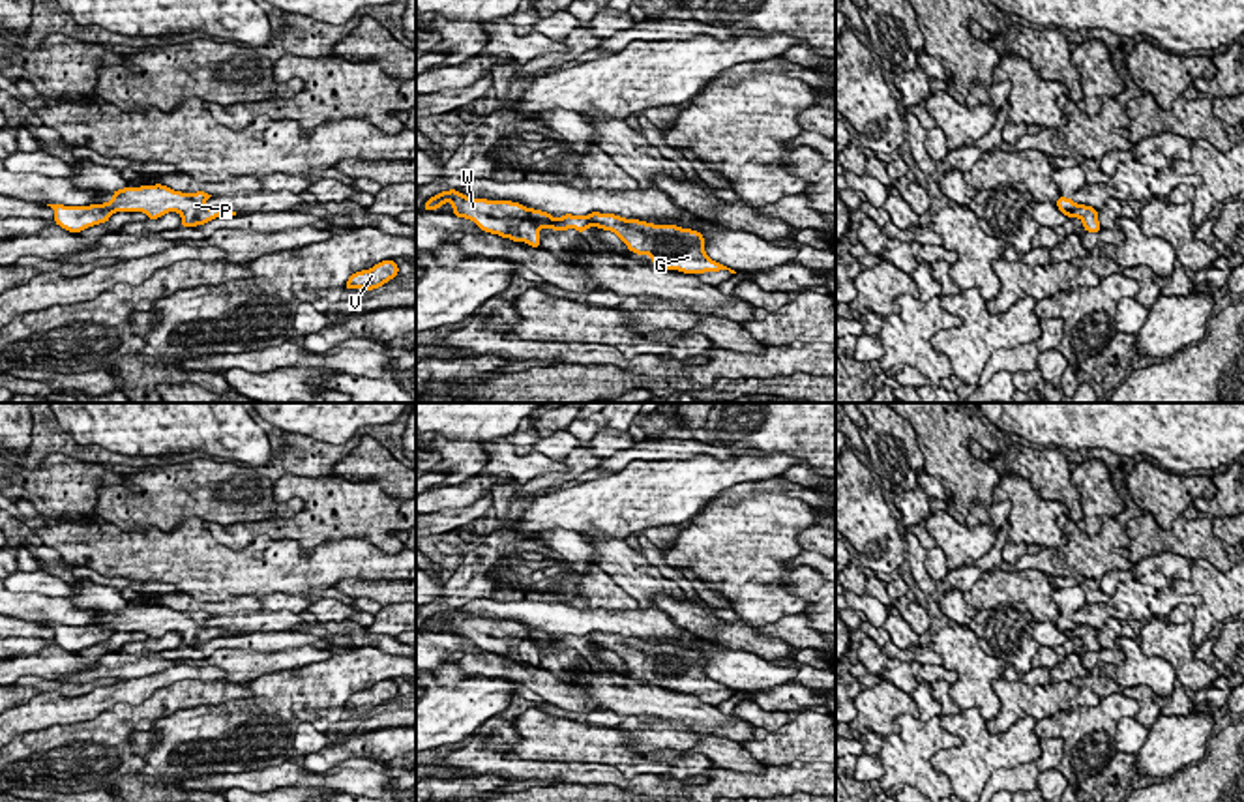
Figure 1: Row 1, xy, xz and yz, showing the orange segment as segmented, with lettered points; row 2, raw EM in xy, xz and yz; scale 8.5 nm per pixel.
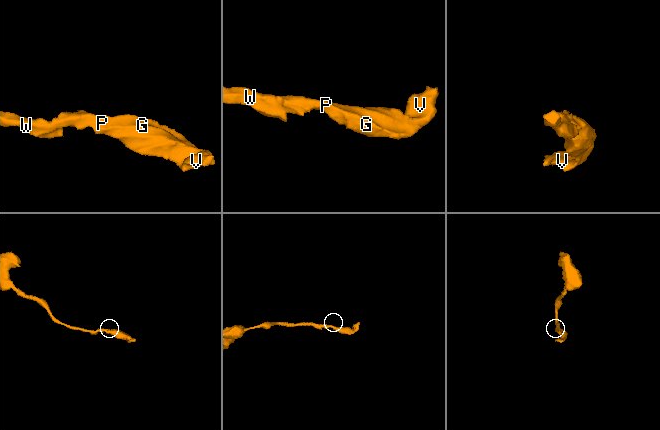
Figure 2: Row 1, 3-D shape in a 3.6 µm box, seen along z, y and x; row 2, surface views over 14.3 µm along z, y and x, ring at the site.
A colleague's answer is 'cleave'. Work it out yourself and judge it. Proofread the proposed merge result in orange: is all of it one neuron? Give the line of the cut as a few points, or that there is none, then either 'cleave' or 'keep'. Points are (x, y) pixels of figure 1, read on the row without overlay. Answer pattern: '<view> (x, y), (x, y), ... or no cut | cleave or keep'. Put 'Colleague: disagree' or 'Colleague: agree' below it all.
xz (525, 628), (538, 647) | cleave
Colleague: agree

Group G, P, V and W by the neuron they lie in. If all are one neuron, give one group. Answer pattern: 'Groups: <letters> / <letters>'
Groups: G P V / W

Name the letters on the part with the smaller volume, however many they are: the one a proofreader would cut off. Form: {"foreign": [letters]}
{"foreign": ["G", "P", "V"]}

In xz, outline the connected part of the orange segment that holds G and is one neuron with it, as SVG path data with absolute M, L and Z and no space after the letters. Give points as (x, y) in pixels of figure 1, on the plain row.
M526 628L528 639L538 648L585 652L588 646L598 646L615 652L629 671L637 675L650 675L652 684L665 690L678 690L684 693L704 693L734 690L712 680L704 671L704 656L699 650L682 648L676 645L654 645L639 639L624 639L615 633L592 631L588 635L560 635Z

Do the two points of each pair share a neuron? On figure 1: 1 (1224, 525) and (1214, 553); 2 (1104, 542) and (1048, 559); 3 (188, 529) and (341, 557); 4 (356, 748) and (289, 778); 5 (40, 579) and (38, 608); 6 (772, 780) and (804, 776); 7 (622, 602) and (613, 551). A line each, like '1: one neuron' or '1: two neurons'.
1: two neurons
2: one neuron
3: one neuron
4: two neurons
5: two neurons
6: one neuron
7: two neurons

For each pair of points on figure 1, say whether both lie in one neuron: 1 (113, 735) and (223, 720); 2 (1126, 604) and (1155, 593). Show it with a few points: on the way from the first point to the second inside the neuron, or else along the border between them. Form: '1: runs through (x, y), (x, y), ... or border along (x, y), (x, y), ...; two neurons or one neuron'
1: border along (186, 707), (162, 716), (148, 731); two neurons
2: runs through (1134, 596), (1147, 593); one neuron

